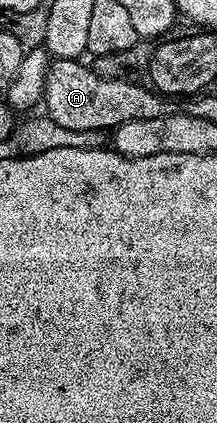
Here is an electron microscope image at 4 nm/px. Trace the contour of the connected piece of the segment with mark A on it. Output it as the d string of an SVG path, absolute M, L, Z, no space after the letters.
M52 59L51 69L45 78L42 107L53 122L57 122L58 125L68 130L95 131L114 130L118 124L133 122L137 118L165 118L177 111L174 99L168 98L150 87L147 88L142 88L135 80L102 80L93 69L79 60Z

